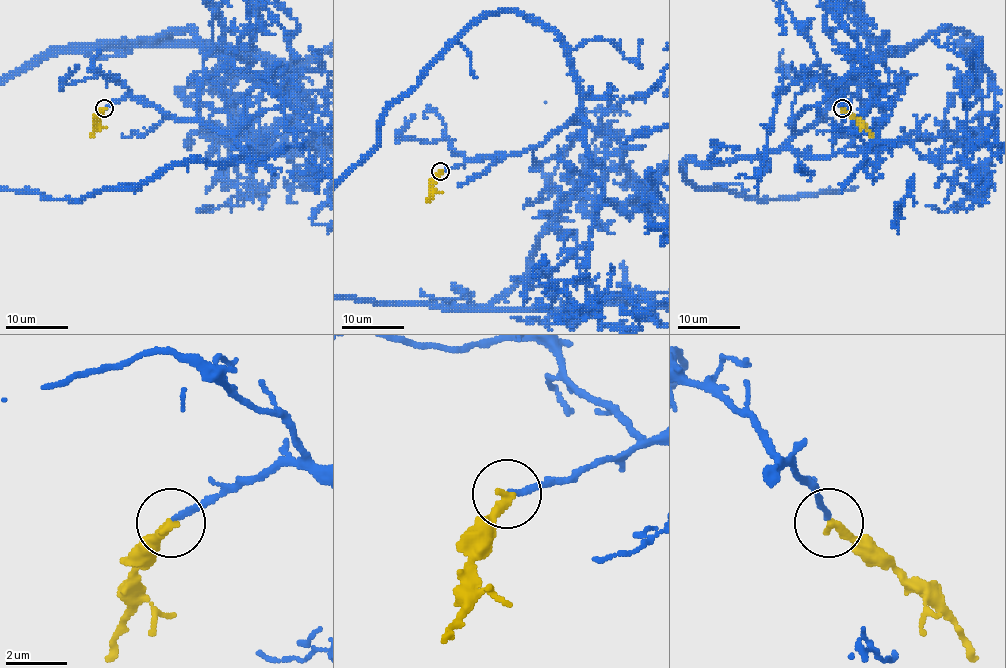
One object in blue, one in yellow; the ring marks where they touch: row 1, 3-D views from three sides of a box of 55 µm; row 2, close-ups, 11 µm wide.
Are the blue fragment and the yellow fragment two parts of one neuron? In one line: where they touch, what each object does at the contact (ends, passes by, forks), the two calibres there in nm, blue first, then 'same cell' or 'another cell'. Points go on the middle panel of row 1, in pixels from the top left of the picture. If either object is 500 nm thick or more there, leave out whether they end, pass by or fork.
at (440, 171); blue ends there; yellow ends there; 170 nm thick on the blue side, 320 nm on the other; same cell

